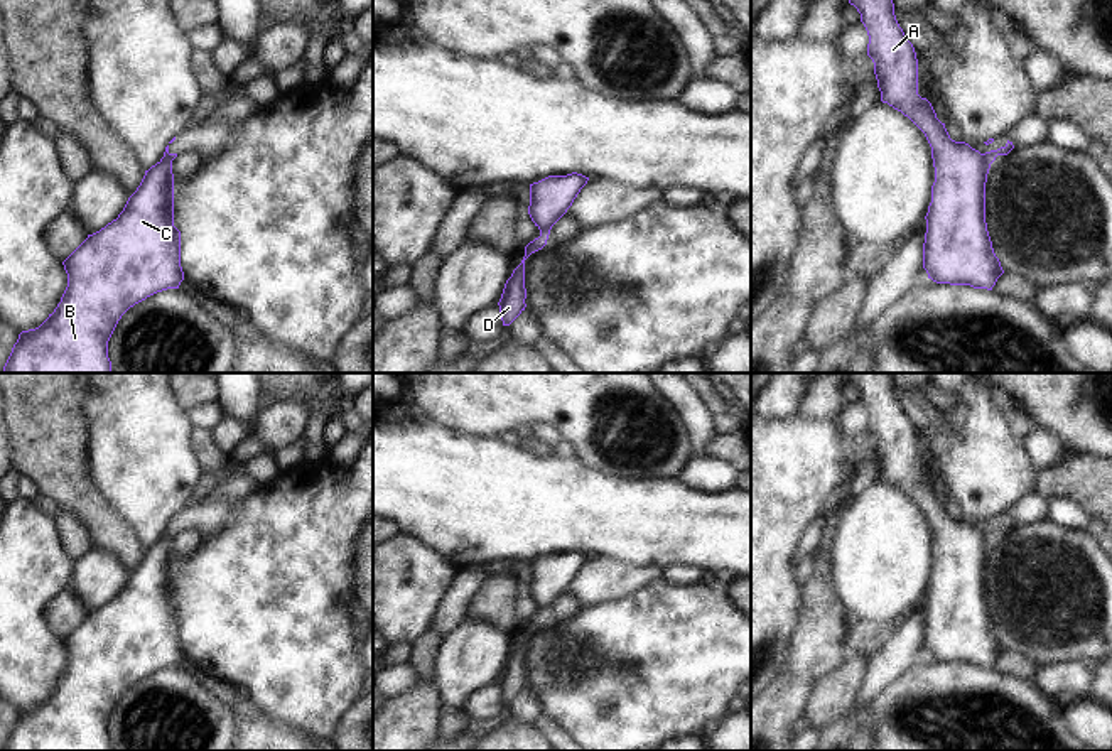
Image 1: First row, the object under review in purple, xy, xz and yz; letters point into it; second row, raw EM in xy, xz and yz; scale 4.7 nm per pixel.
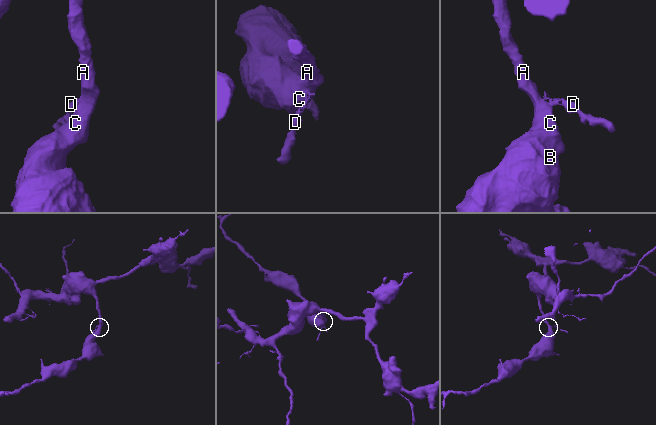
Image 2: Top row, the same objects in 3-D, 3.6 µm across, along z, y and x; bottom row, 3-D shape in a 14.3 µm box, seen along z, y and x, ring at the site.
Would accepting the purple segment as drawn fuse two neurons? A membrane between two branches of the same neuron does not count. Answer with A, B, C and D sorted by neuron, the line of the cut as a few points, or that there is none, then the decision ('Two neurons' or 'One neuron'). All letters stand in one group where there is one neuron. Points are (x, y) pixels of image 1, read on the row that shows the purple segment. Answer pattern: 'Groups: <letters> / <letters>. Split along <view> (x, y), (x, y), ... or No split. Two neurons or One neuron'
Groups: A B C / D. Split along yz (981, 154), (991, 162). Two neurons.

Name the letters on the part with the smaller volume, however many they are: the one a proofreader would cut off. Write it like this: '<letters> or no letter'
D

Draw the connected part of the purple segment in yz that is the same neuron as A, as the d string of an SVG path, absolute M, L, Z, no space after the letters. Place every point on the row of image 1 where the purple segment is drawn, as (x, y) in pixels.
M849 0L849 3L861 14L861 22L869 35L867 56L874 62L881 101L908 116L931 147L935 182L925 216L923 268L937 284L992 290L1004 270L994 253L985 223L985 182L991 162L969 143L952 140L931 103L918 95L916 52L896 20L893 0Z

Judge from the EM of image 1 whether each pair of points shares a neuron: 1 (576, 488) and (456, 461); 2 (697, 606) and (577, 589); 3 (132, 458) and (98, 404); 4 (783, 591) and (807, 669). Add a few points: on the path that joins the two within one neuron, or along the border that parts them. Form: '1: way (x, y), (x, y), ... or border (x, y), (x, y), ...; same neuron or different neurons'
1: way (545, 488), (486, 488); same neuron
2: border (660, 576), (626, 596), (588, 606); different neurons
3: way (132, 444), (132, 437), (112, 417); same neuron
4: border (802, 589), (798, 625), (782, 665); different neurons

